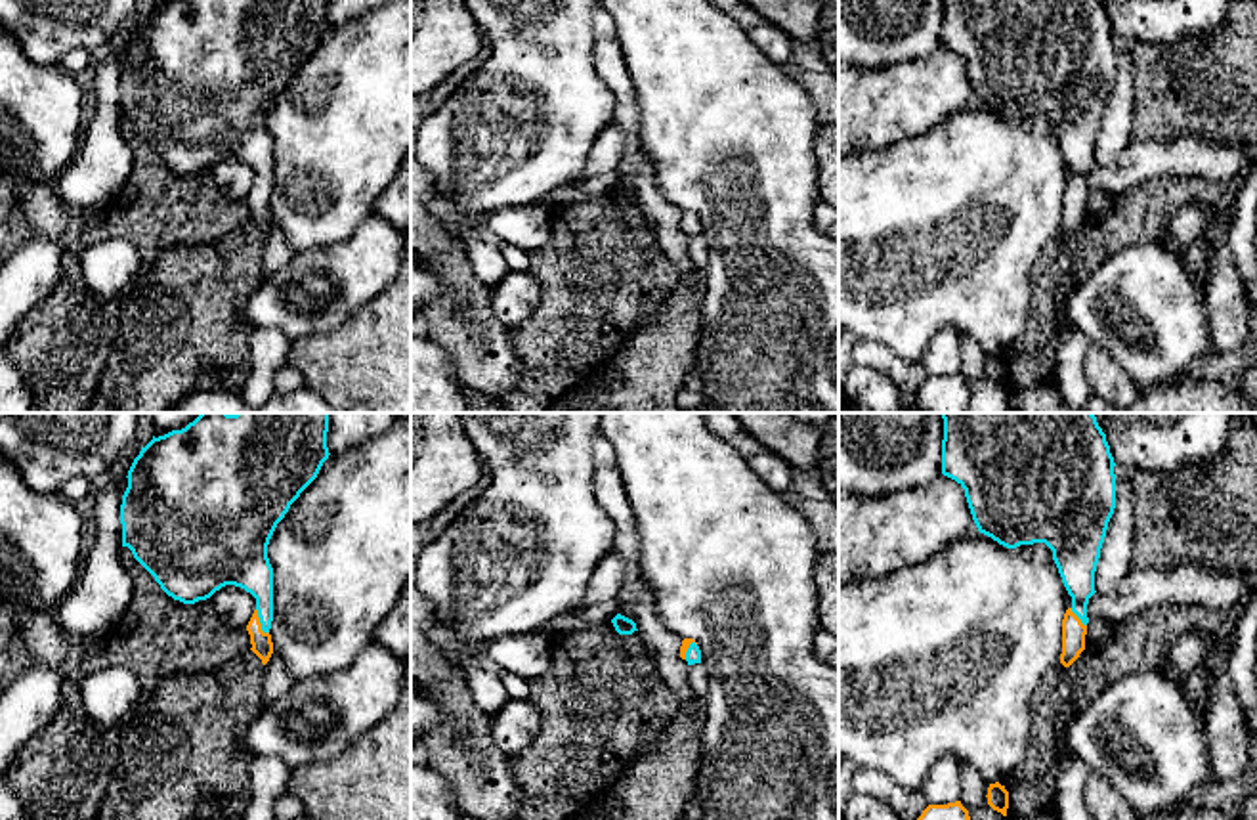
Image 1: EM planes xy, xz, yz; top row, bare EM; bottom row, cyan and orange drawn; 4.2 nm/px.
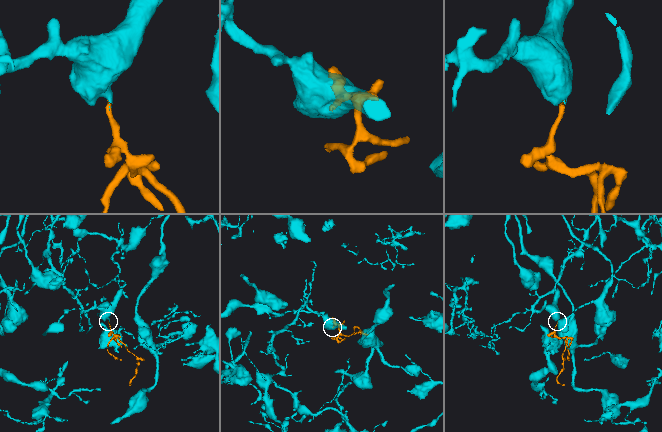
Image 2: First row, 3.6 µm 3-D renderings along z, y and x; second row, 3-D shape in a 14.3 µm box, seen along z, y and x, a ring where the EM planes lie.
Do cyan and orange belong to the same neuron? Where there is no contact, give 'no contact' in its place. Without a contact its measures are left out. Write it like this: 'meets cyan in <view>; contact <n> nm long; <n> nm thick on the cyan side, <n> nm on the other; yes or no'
meets cyan in xy; contact 120 nm long; 200 nm thick on the cyan side, 90 nm on the other; yes

